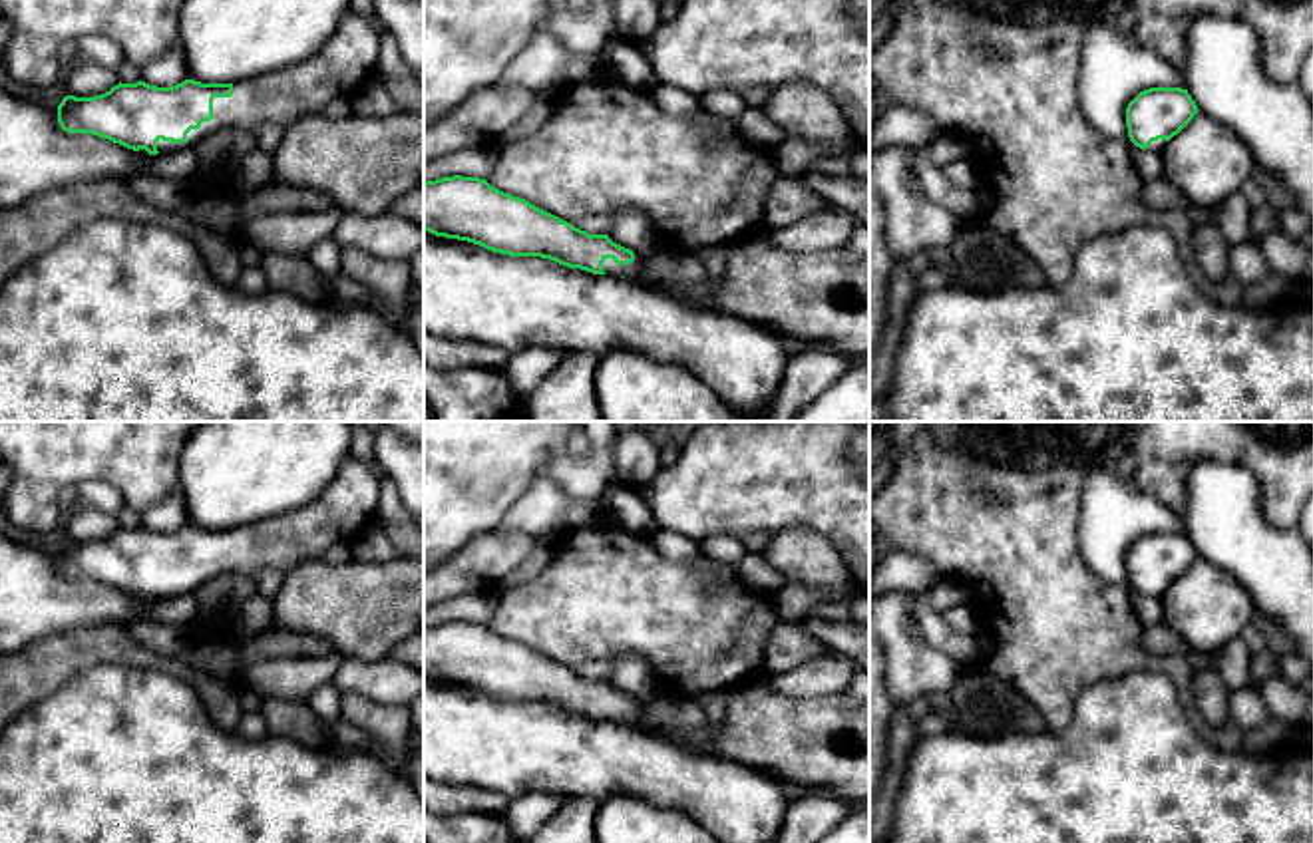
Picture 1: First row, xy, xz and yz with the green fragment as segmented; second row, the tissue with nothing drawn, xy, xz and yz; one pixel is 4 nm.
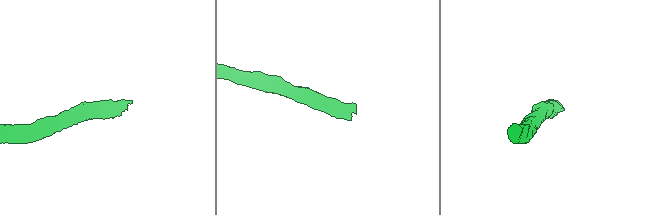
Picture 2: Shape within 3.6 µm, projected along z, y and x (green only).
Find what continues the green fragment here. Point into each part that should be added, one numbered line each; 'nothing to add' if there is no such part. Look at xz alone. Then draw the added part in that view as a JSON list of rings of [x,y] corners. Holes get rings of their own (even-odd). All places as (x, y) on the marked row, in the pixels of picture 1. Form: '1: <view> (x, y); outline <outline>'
1: xz (635, 271); outline [[[635,254],[635,260],[631,264],[617,264],[613,258],[605,258],[603,262],[603,272],[617,276],[617,278],[627,278],[631,282],[637,282],[641,286],[666,292],[672,298],[676,298],[682,304],[688,304],[692,308],[704,308],[694,296],[688,292],[682,292],[678,288],[666,288],[664,284],[655,282],[647,272],[645,272],[645,262],[647,258]]]

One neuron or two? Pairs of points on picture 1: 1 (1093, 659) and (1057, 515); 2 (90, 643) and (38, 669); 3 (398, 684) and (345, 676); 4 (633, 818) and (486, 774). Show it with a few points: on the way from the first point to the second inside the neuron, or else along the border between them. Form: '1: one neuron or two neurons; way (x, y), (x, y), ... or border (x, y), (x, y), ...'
1: one neuron; way (1057, 623), (1057, 551)
2: one neuron; way (82, 657), (66, 673), (52, 673)
3: one neuron; way (384, 680), (359, 676)
4: two neurons; border (599, 800), (629, 796), (647, 802)

